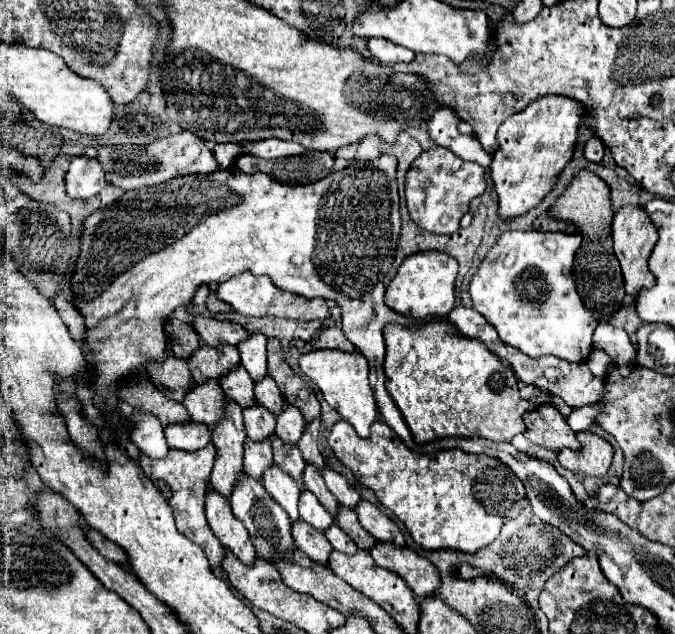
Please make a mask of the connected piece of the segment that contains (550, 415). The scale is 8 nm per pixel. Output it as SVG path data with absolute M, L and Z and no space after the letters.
M550 403L538 405L534 411L524 415L524 423L526 423L524 435L534 445L542 445L554 451L560 451L564 447L580 449L574 431L568 427L560 411Z

